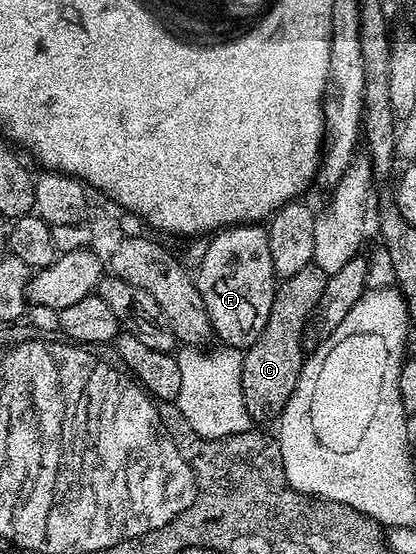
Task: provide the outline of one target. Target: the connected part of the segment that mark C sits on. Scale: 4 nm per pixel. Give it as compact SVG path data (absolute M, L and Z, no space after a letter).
M312 262L300 269L300 273L292 273L292 277L281 280L274 292L272 313L268 313L268 321L264 329L260 329L260 337L256 337L251 347L245 348L240 385L244 393L246 412L255 424L266 425L262 423L269 419L277 420L296 389L296 381L300 377L304 362L302 338L306 335L306 326L311 326L320 307L320 297L324 297L327 278L324 270Z

